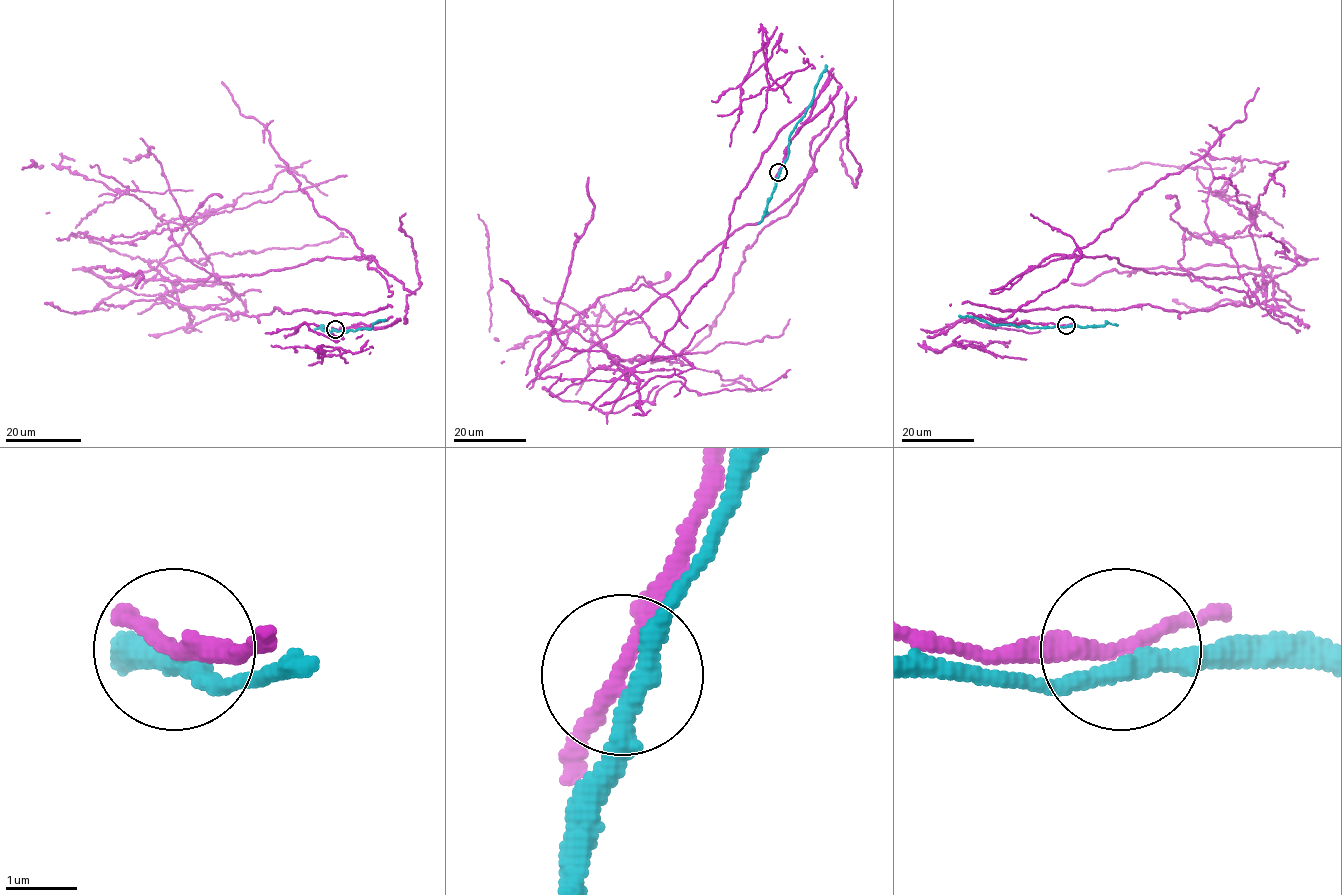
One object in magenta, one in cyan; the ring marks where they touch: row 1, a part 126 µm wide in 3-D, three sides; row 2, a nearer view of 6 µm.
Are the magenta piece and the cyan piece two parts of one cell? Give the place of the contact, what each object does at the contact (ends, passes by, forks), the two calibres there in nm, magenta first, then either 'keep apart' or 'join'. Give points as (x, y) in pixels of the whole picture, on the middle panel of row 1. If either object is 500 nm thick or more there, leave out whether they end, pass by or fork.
at (778, 172); magenta passes by; cyan passes by; 200 nm thick on the magenta side, 280 nm on the other; keep apart

